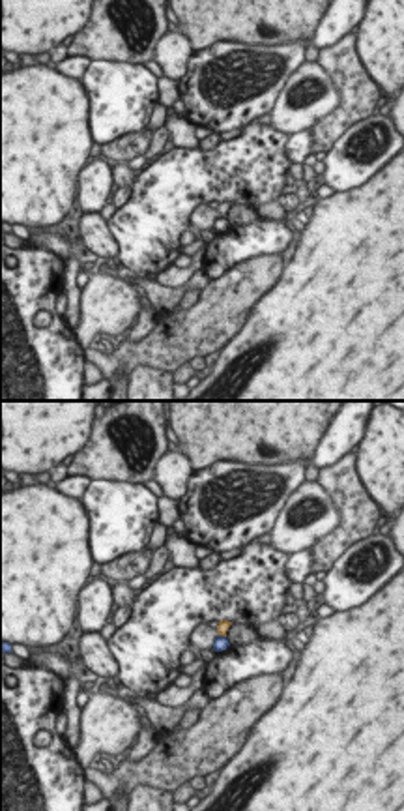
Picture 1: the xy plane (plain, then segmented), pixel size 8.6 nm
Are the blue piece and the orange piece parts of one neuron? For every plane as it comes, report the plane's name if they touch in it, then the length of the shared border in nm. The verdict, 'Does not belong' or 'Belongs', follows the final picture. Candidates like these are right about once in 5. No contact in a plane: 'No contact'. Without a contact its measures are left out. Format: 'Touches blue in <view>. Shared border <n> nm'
Touches blue in xy. Shared border 50 nm

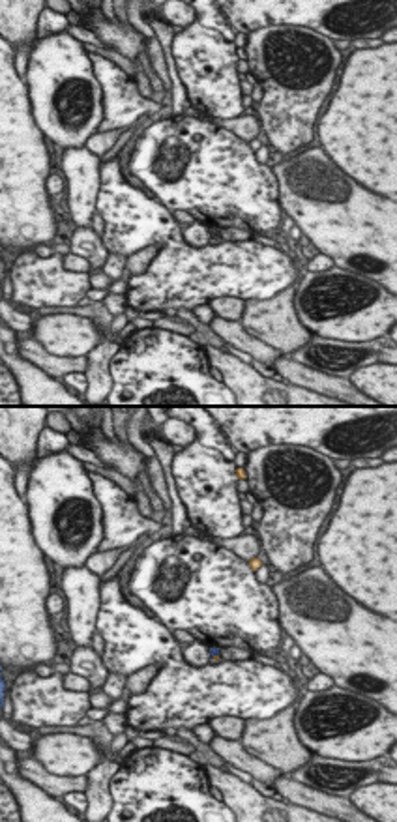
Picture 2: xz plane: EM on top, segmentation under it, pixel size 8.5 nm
Touches blue in xz. Shared border 70 nm

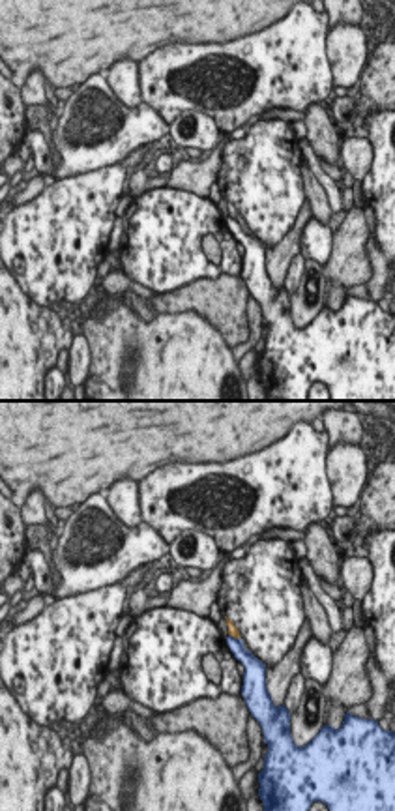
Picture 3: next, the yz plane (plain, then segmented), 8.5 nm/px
Touches blue in yz. Shared border 110 nm

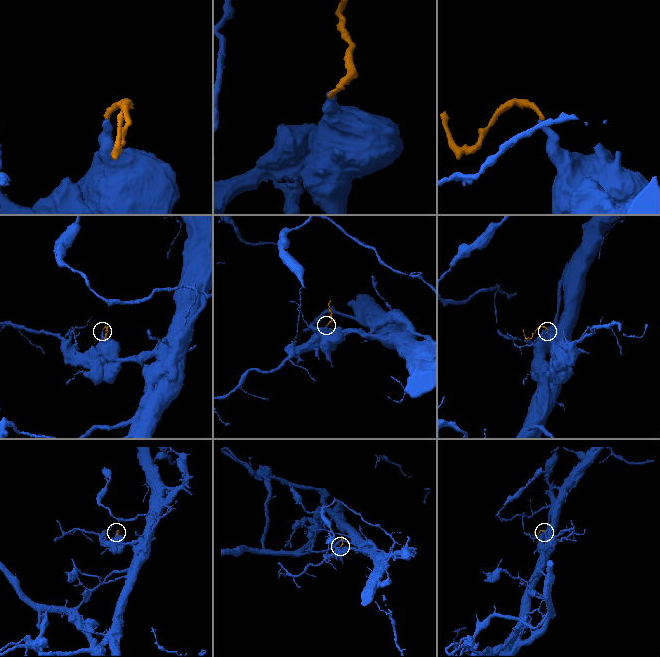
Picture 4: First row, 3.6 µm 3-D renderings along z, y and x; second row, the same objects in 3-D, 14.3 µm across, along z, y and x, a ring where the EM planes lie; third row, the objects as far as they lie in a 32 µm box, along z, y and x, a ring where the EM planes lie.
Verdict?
Does not belong

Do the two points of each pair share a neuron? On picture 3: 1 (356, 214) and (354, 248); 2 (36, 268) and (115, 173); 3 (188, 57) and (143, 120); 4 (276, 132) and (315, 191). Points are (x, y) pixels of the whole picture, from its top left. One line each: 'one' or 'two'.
1: one
2: one
3: two
4: two

